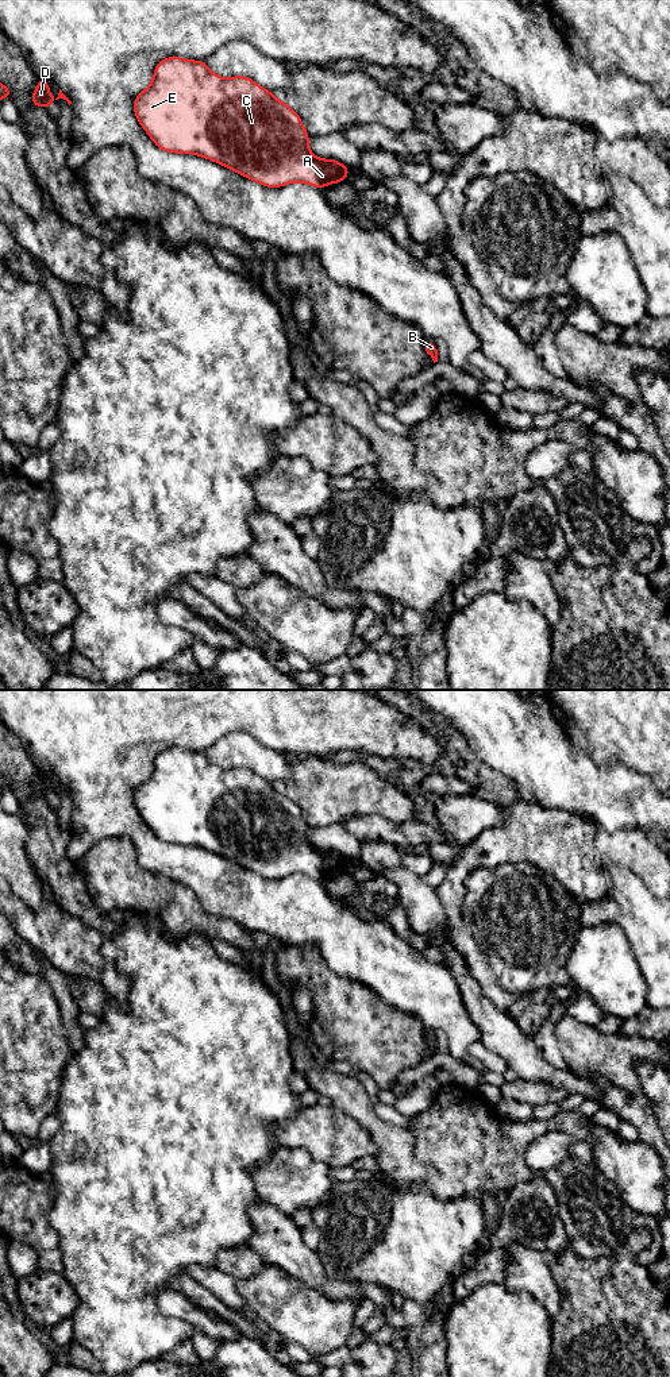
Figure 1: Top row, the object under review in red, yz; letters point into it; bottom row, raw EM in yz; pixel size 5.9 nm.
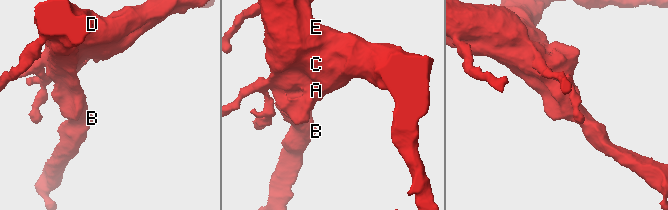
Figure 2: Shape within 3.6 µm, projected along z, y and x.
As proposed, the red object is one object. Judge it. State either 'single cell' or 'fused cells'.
fused cells

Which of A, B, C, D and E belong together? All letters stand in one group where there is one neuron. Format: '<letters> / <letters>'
A C E / B D

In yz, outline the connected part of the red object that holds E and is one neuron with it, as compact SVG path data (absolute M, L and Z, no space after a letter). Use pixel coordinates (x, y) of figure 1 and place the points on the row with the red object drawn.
M201 59L159 61L149 88L134 99L134 113L161 150L196 154L267 188L305 182L324 189L346 180L338 159L326 162L309 151L309 134L289 105L246 76L219 77Z

